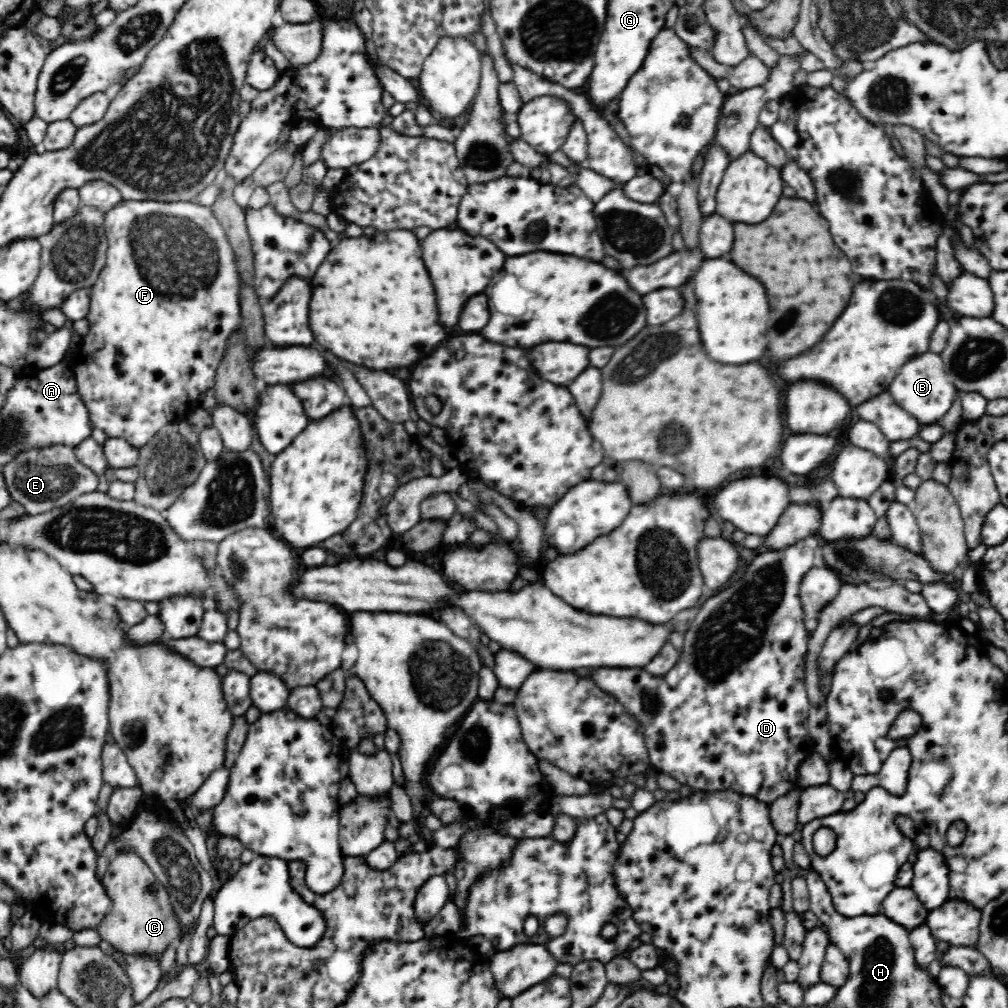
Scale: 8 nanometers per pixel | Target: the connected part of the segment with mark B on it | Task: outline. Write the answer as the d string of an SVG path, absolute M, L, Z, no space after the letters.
M926 352L914 360L906 362L906 366L902 366L902 370L898 372L898 376L894 378L894 382L888 388L890 396L898 402L898 406L902 406L908 414L916 417L918 422L924 426L939 421L954 402L954 394L957 389L946 376L942 362L943 360L938 354Z

